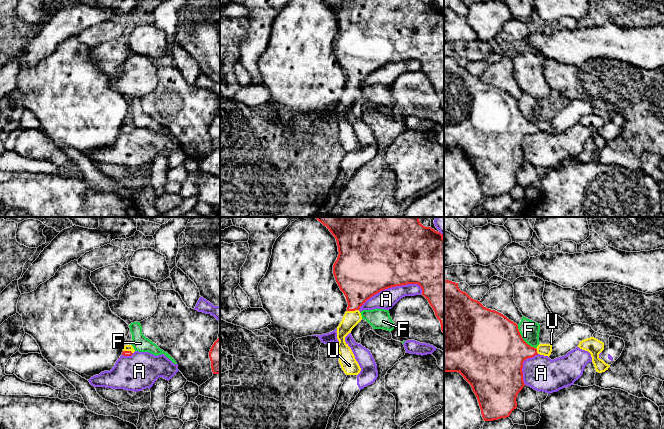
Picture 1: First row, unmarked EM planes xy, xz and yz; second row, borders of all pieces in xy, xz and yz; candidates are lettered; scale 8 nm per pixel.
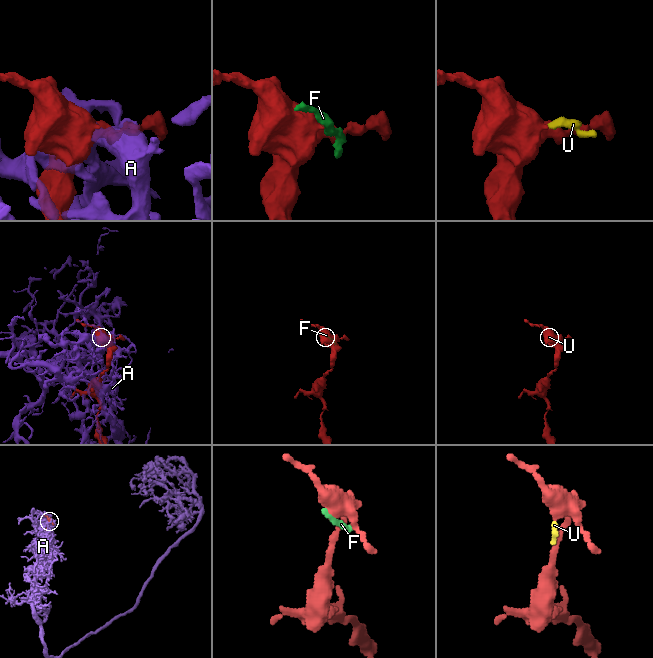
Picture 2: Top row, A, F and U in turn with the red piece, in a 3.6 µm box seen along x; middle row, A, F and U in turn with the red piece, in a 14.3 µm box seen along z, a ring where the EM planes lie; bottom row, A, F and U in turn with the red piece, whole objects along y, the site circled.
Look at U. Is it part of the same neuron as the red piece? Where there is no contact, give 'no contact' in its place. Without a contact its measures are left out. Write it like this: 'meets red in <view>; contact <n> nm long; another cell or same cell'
meets red in xz; contact 100 nm long; same cell

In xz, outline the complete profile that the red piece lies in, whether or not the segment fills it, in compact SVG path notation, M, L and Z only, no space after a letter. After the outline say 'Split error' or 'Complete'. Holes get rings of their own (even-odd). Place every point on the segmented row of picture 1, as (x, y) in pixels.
M314 217L335 237L338 257L333 265L335 280L344 293L348 307L342 321L337 327L339 363L346 375L358 375L361 368L355 356L345 342L345 337L362 320L360 307L372 296L382 290L407 284L418 284L422 295L433 308L444 333L444 238L443 234L431 227L423 226L420 217Z. Split error

